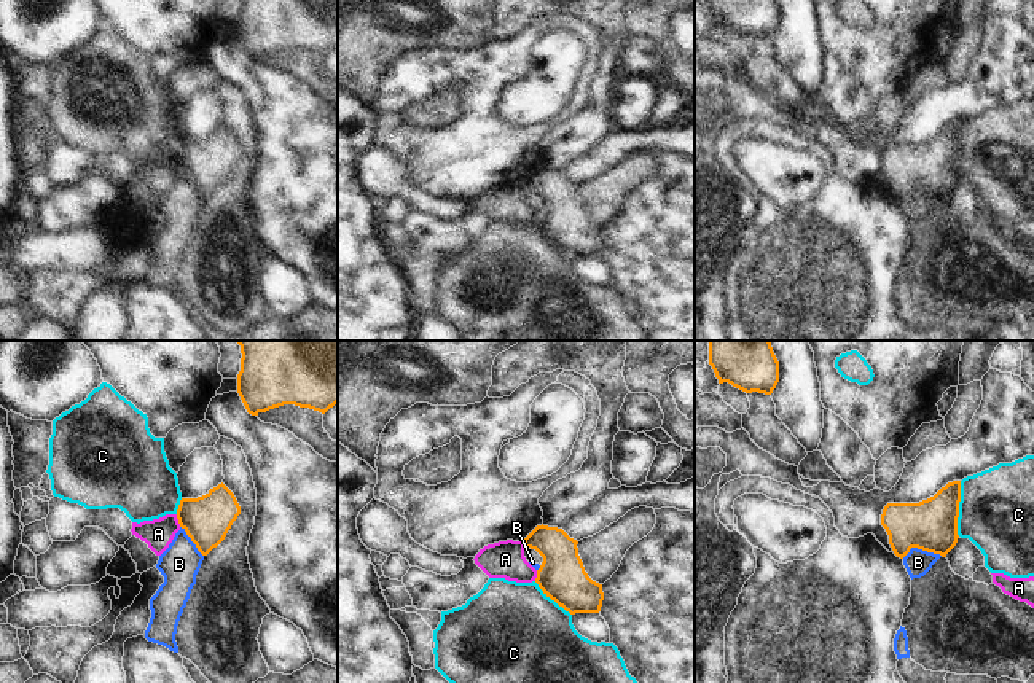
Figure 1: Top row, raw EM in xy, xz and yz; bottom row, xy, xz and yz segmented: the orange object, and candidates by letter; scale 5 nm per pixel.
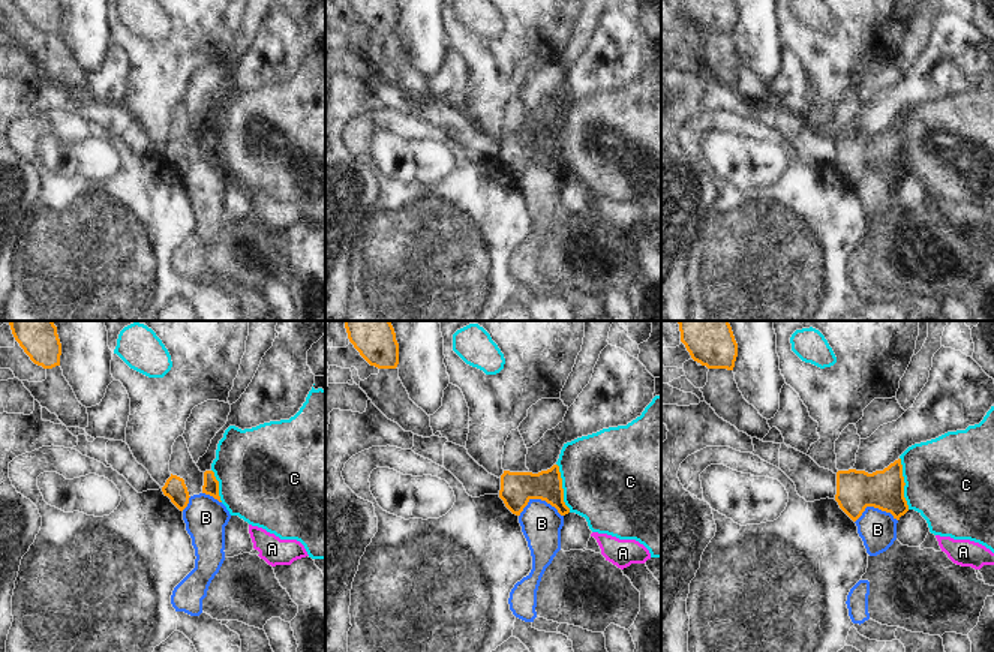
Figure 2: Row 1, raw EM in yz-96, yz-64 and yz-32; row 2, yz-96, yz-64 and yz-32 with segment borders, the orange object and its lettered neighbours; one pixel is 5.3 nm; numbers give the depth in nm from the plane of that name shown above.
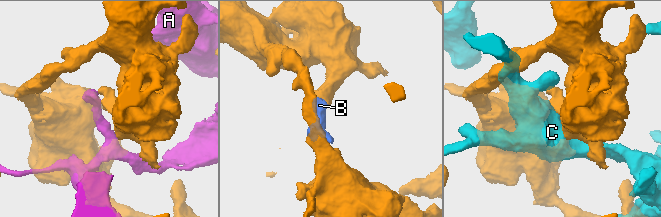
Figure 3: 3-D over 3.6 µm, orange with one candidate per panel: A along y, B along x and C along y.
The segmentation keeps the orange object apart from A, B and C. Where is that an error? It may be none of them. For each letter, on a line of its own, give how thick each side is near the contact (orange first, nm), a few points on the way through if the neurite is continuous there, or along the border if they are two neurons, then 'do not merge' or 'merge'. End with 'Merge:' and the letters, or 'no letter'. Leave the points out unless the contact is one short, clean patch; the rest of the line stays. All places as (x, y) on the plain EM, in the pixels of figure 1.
A: 240/160 nm | do not merge
B: 260/140 nm | along yz (942, 199), (912, 191), (902, 201) | do not merge
C: 260/380 nm | do not merge
Merge: no letter

